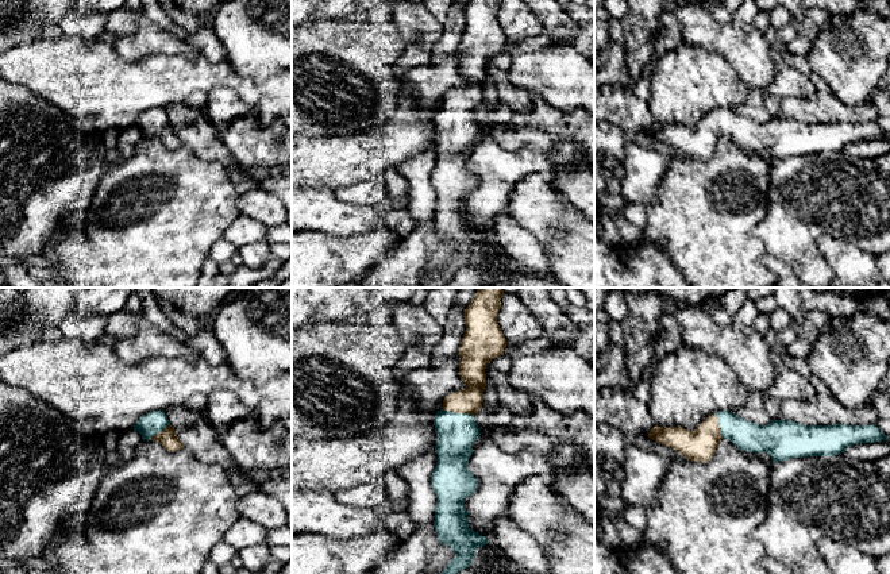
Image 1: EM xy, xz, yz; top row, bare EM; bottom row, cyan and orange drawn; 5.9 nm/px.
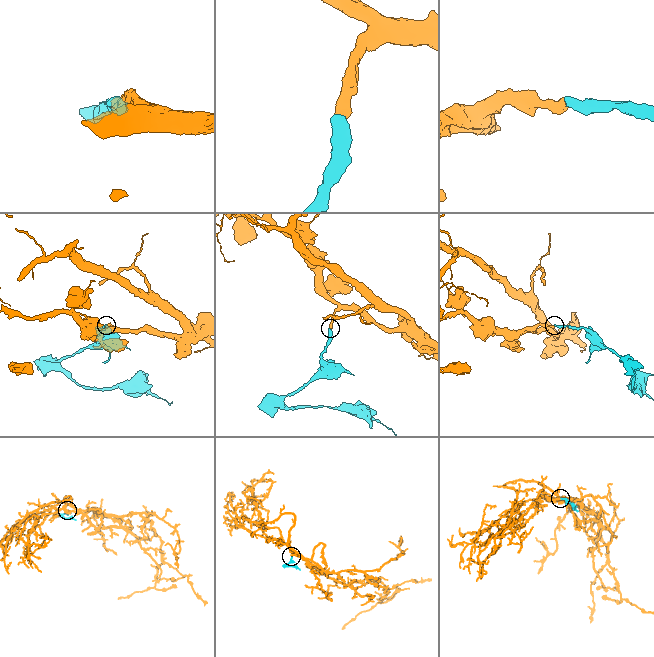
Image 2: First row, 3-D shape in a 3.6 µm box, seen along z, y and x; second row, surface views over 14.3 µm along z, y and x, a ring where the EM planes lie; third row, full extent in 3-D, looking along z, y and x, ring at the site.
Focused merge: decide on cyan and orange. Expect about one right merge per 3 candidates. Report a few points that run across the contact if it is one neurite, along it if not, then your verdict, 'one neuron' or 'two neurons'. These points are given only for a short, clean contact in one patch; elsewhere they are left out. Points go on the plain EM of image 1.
line xz (455, 130), (458, 111), (469, 97); one neuron

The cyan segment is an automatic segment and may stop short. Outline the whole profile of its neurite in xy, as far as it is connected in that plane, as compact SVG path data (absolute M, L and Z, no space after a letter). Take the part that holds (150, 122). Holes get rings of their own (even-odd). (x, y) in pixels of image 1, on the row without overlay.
M163 108L143 112L134 127L142 132L143 138L159 139L166 149L177 149L184 145Z

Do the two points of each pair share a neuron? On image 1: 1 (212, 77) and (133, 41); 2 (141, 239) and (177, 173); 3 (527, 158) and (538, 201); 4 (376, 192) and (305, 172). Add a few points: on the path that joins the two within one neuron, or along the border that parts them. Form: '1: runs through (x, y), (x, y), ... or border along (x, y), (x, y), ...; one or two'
1: border along (192, 57), (149, 54), (130, 61); two
2: runs through (151, 223), (154, 216), (168, 203), (172, 189); one
3: border along (548, 172), (527, 173), (508, 195); two
4: border along (380, 174), (335, 188); two

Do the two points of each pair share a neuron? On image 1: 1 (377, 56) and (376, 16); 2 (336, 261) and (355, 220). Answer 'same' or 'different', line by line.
1: different
2: different

